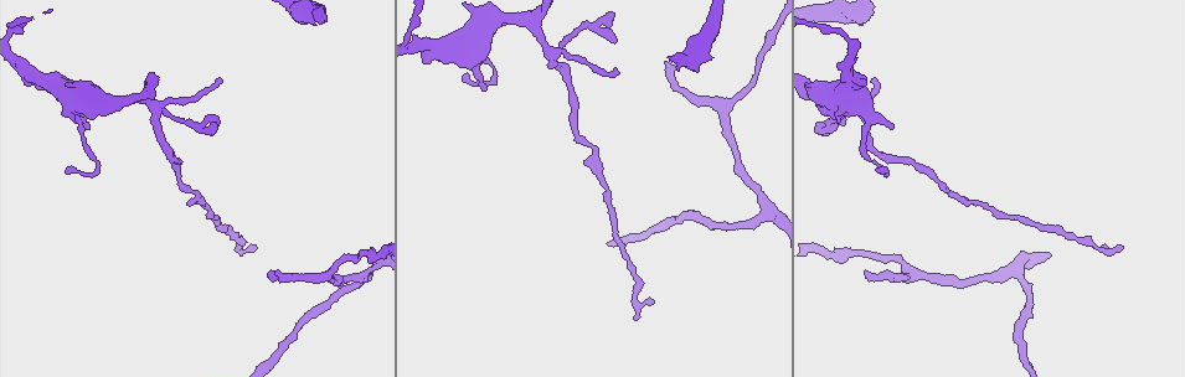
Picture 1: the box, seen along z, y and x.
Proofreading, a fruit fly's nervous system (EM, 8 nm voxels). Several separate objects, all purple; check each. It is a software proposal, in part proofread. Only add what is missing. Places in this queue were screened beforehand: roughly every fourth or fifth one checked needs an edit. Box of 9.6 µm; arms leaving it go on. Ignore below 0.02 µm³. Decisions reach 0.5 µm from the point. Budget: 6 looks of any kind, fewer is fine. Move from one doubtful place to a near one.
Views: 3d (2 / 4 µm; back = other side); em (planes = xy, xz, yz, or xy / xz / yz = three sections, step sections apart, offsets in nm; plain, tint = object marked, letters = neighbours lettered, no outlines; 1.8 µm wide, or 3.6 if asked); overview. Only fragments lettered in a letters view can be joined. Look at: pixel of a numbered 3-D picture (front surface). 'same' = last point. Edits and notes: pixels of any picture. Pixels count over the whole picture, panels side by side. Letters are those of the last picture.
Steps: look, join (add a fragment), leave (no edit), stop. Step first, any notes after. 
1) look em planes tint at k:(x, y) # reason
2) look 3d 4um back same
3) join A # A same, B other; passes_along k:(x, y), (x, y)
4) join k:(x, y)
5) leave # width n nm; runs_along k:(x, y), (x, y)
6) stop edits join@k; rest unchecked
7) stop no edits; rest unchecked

look 3d 4um at 1:(584, 27) # thin neck

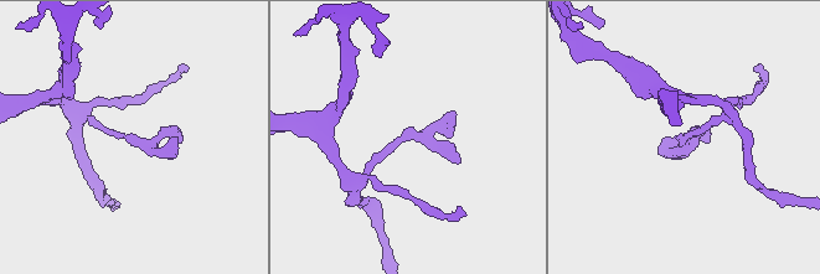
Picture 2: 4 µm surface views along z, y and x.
look em yz step 16 plain at 2:(407, 135)

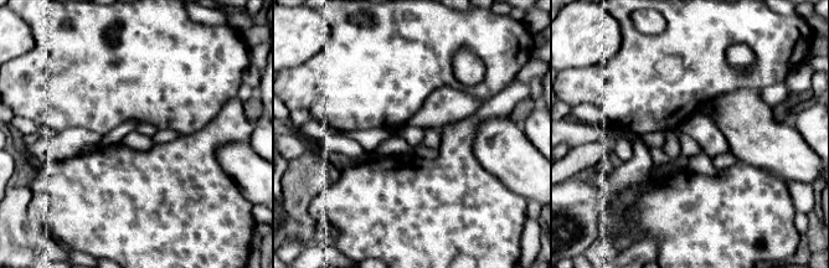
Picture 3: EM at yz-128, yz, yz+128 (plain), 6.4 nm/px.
look em yz step 16 letters same

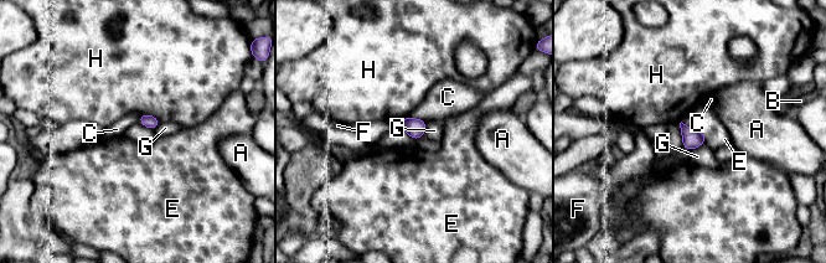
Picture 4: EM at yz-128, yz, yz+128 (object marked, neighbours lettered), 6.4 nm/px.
leave # A other, B other, C other, E other, F other, G other, H other; border 4:(707, 138), (690, 151); none of them fits

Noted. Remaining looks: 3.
look 3d 4um at 1:(89, 128) # tapers out

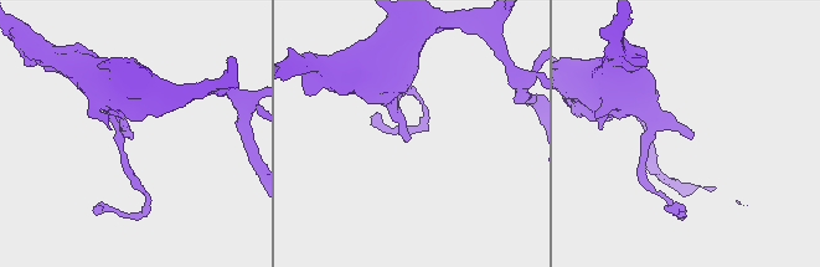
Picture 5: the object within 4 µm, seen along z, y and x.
look em yz step 4 letters at 5:(133, 138) # need the tissue

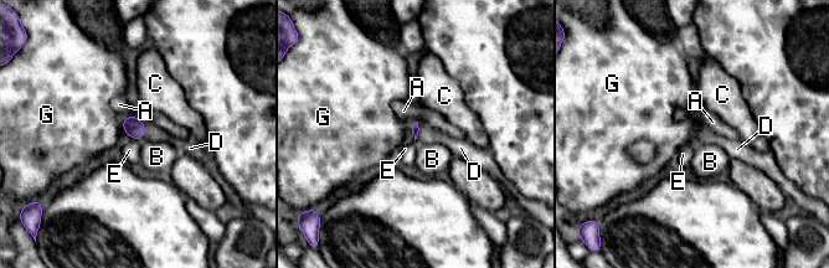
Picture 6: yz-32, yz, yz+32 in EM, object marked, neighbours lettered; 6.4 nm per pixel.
join D # longest_contact D 120 nm; A other, B other, C other, D same, E other, G other; passes_along 6:(133, 127), (144, 130), (153, 132); the neuron continues

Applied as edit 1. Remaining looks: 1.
stop edits join@6; rest unchecked

